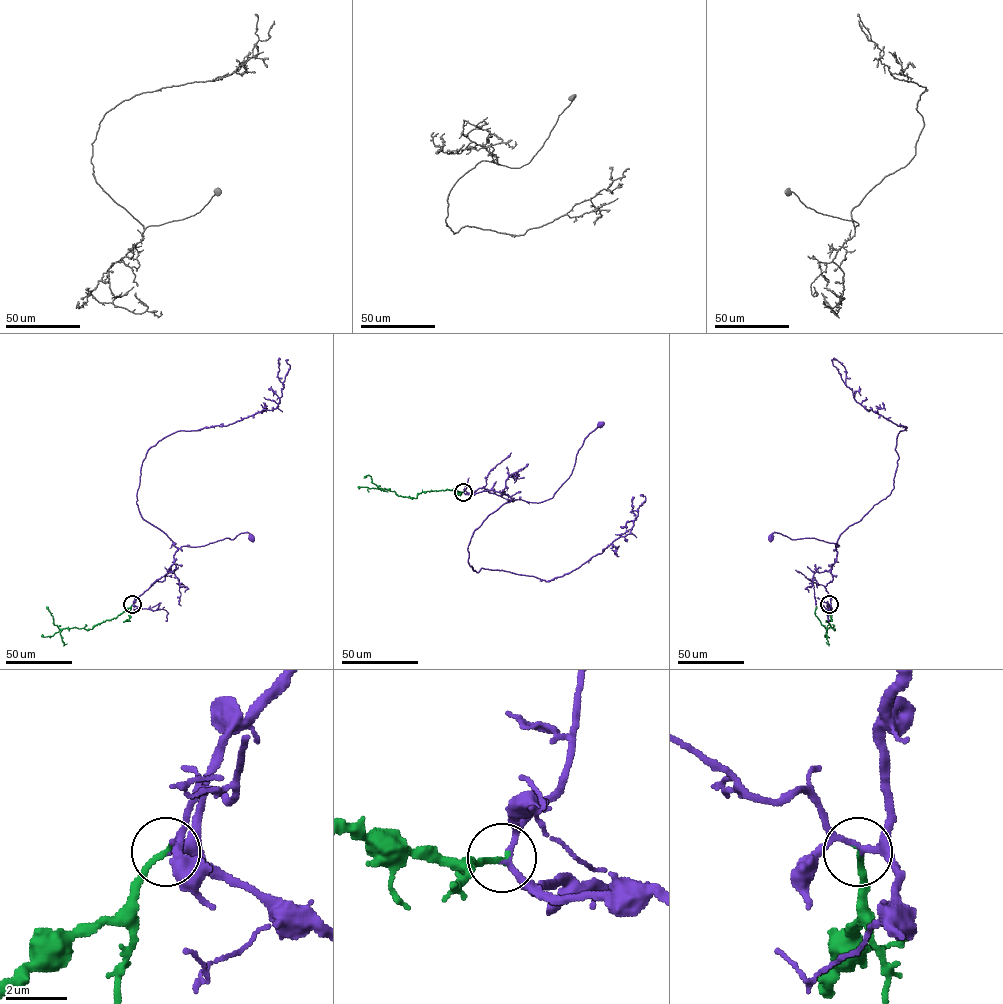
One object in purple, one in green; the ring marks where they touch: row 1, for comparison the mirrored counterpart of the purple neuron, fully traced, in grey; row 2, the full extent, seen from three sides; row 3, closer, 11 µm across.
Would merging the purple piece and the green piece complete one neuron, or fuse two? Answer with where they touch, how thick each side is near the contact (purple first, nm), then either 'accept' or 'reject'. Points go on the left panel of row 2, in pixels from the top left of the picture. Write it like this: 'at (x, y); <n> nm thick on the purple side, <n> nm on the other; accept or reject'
at (132, 604); 180 nm thick on the purple side, 190 nm on the other; accept

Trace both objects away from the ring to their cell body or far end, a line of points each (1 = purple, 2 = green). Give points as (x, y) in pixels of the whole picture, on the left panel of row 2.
1: (132, 604), (155, 582), (164, 579), (173, 555), (183, 546), (233, 539), (242, 533), (248, 532), (250, 537)
2: (132, 604), (115, 618), (86, 630), (59, 629), (46, 607)

